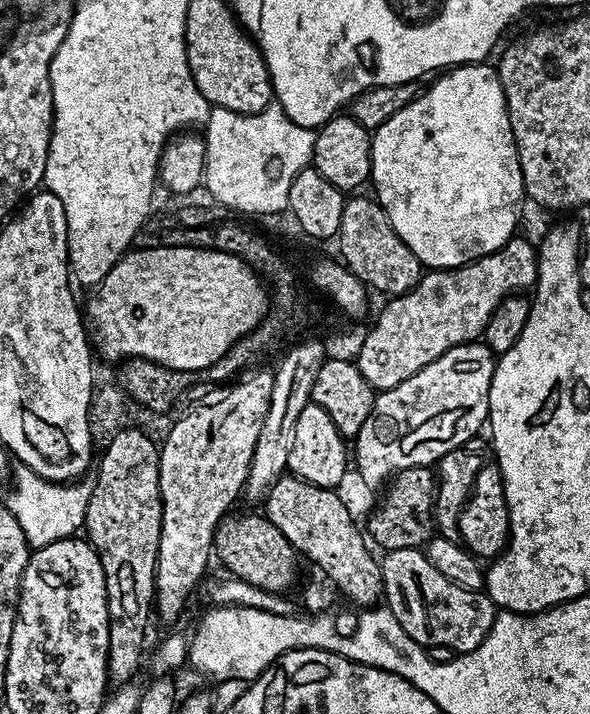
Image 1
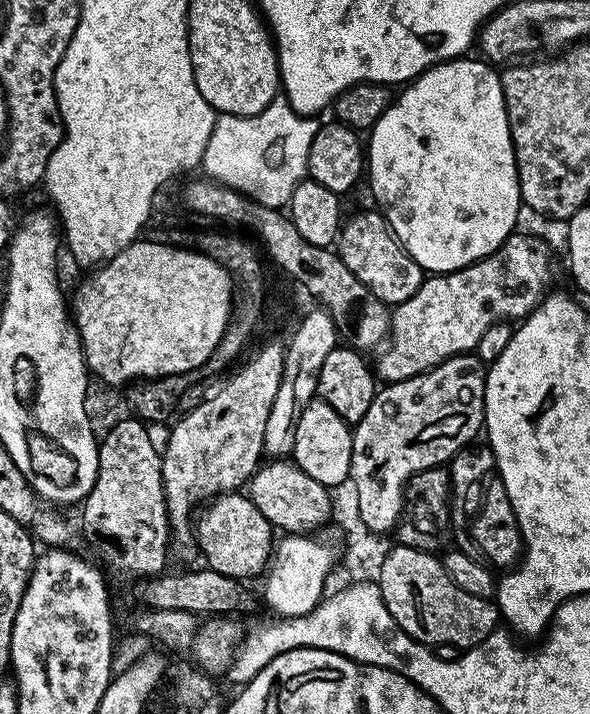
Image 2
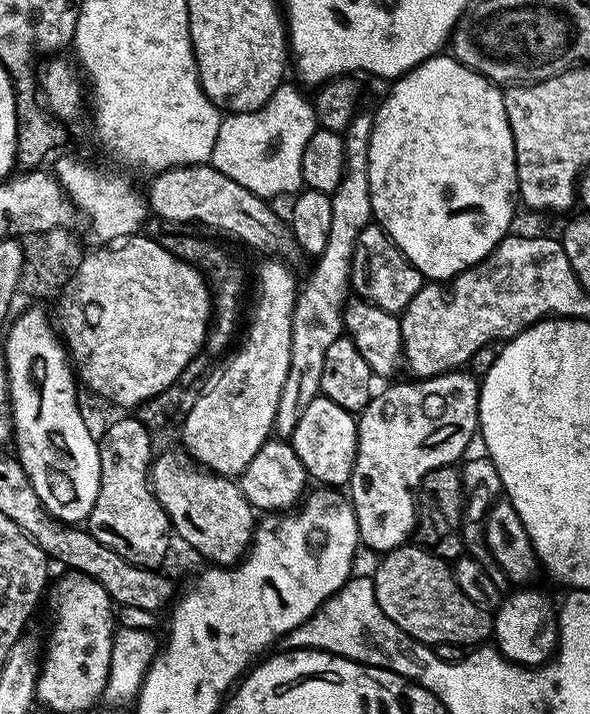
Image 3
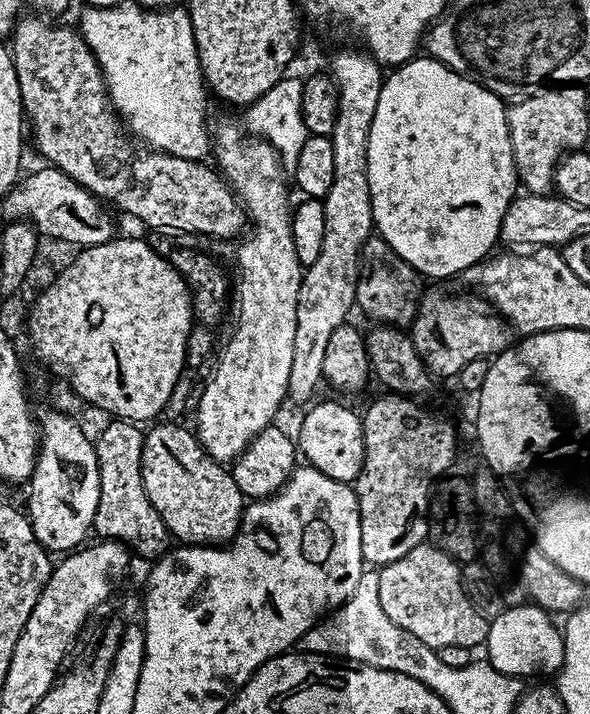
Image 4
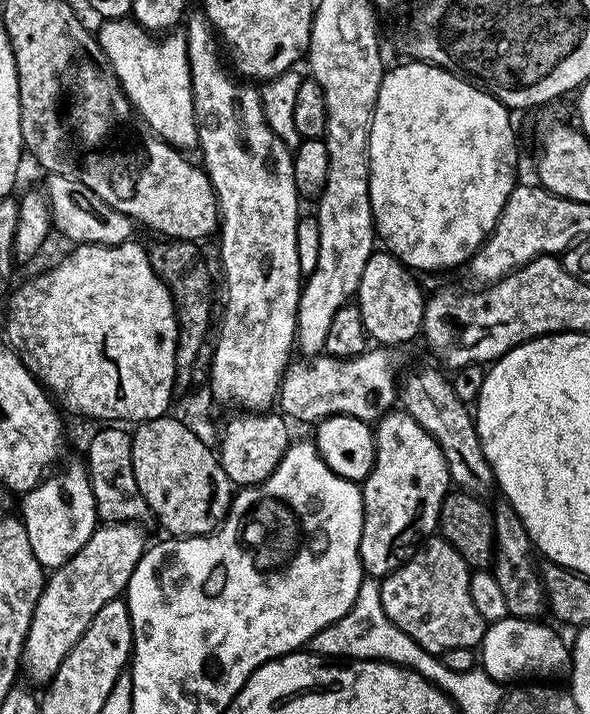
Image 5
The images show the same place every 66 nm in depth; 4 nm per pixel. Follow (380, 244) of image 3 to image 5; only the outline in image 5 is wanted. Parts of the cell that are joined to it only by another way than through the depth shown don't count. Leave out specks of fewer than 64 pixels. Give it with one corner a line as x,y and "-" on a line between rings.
373,251
366,262
366,270
362,270
362,282
358,282
354,297
364,328
368,331
369,341
380,346
393,346
408,344
415,336
417,339
421,335
426,292
420,289
419,282
412,276
415,276
413,269
403,264
393,252

